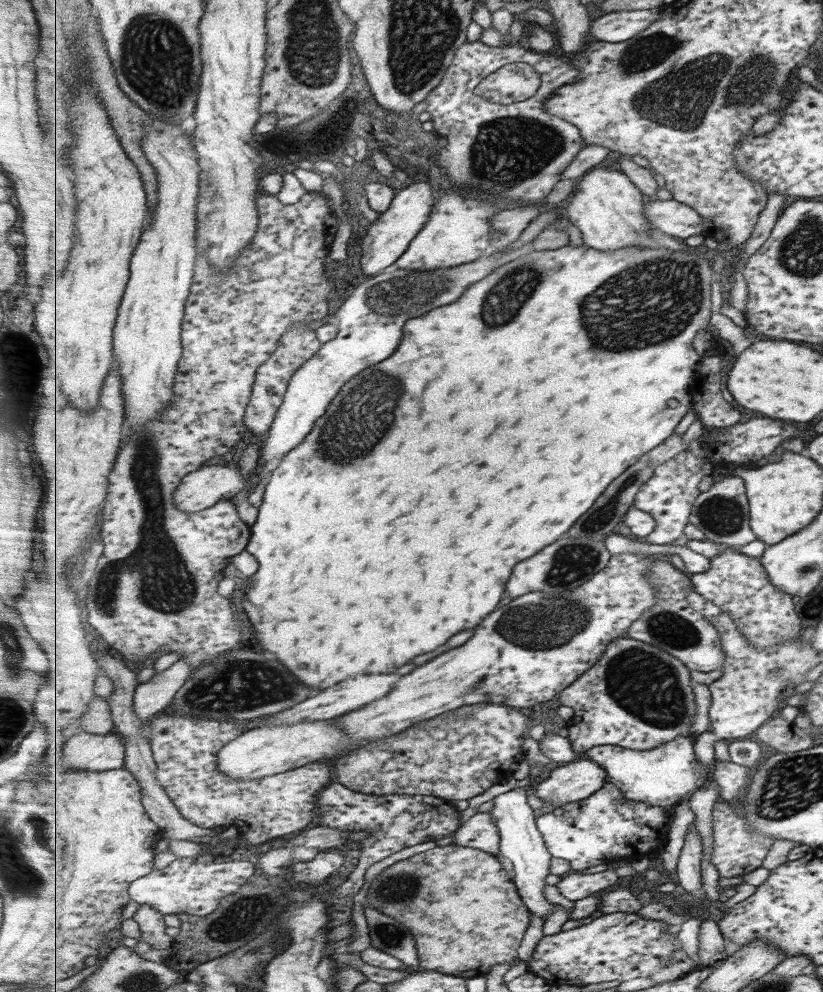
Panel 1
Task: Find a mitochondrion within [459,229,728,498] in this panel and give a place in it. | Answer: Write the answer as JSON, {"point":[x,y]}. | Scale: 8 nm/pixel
{"point":[667,293]}

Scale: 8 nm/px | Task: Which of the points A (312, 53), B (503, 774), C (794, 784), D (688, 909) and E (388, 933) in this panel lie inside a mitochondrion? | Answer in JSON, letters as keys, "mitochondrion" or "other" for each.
{"A":"mitochondrion","B":"other","C":"mitochondrion","D":"other","E":"mitochondrion"}

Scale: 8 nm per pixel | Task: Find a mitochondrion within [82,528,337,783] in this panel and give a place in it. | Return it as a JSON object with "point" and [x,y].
{"point":[244,684]}

